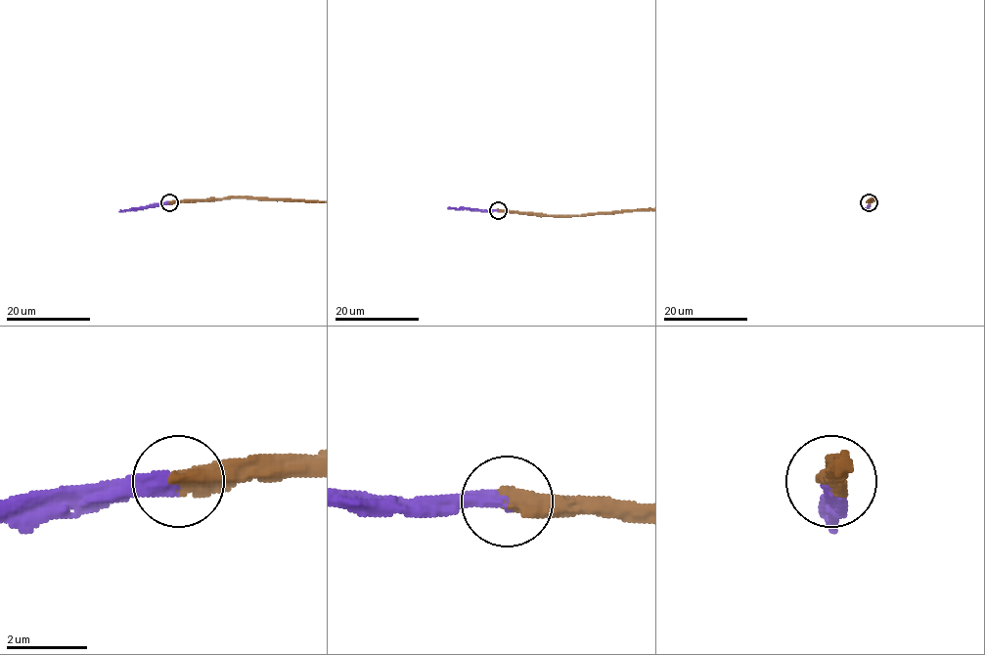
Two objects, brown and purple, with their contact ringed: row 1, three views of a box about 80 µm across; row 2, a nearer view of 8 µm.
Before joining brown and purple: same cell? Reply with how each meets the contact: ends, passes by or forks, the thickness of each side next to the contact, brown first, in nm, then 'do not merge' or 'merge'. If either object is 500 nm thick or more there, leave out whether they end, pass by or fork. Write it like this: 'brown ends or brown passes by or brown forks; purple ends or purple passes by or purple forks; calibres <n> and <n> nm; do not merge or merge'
calibres 550 and 360 nm; merge

